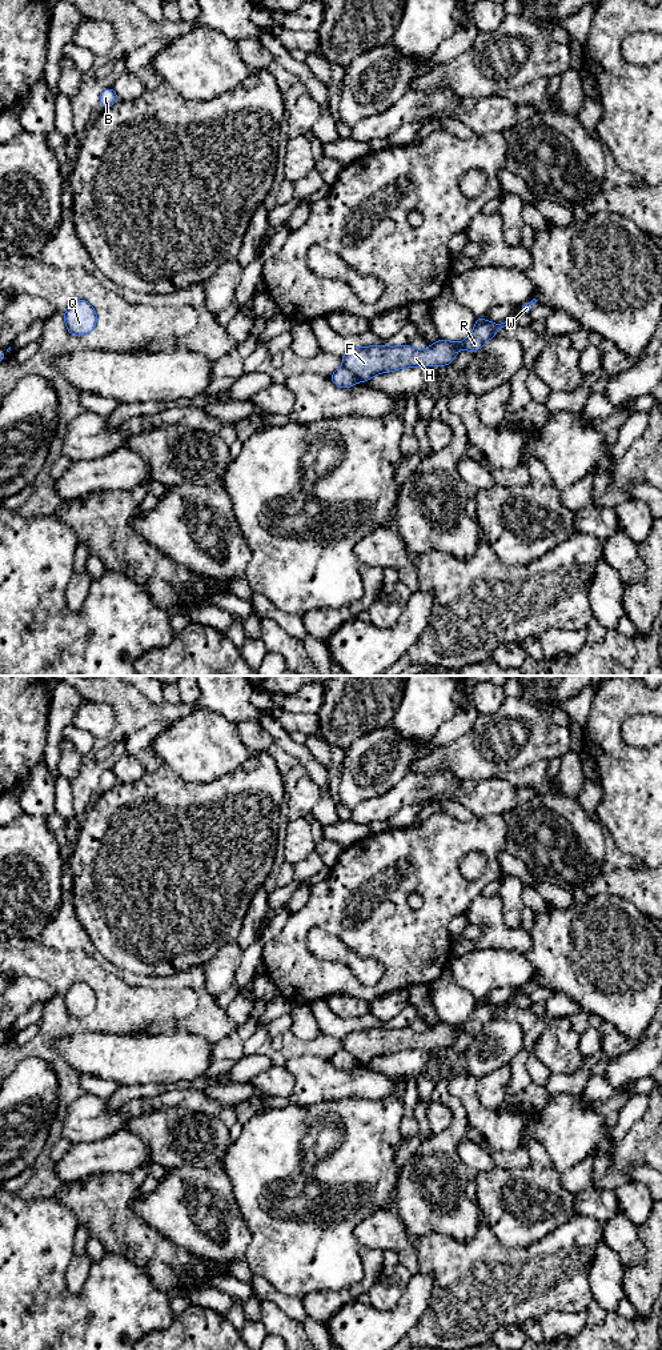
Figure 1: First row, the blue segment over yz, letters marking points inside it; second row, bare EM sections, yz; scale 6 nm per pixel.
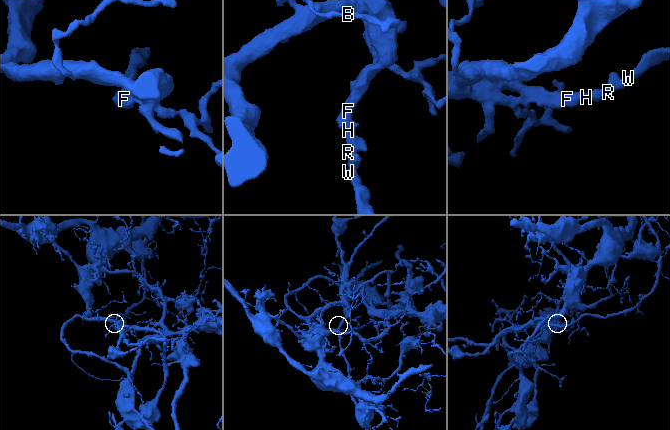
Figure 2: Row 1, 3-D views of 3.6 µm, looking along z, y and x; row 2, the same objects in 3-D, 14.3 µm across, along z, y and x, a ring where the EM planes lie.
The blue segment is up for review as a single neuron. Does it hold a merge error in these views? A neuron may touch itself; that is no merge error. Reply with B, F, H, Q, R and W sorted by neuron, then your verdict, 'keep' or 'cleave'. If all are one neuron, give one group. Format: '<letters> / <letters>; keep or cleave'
B F H Q R W; keep

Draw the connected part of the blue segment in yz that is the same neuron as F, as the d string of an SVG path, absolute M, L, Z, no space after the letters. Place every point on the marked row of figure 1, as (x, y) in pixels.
M476 317L473 331L464 341L453 342L440 338L424 350L417 350L410 344L401 346L372 345L354 348L341 356L344 366L334 370L329 378L336 386L346 389L357 381L366 382L378 373L416 366L448 366L452 365L456 353L461 348L474 354L488 340L496 337L498 329L509 324L509 320L494 324L486 321L484 317Z

